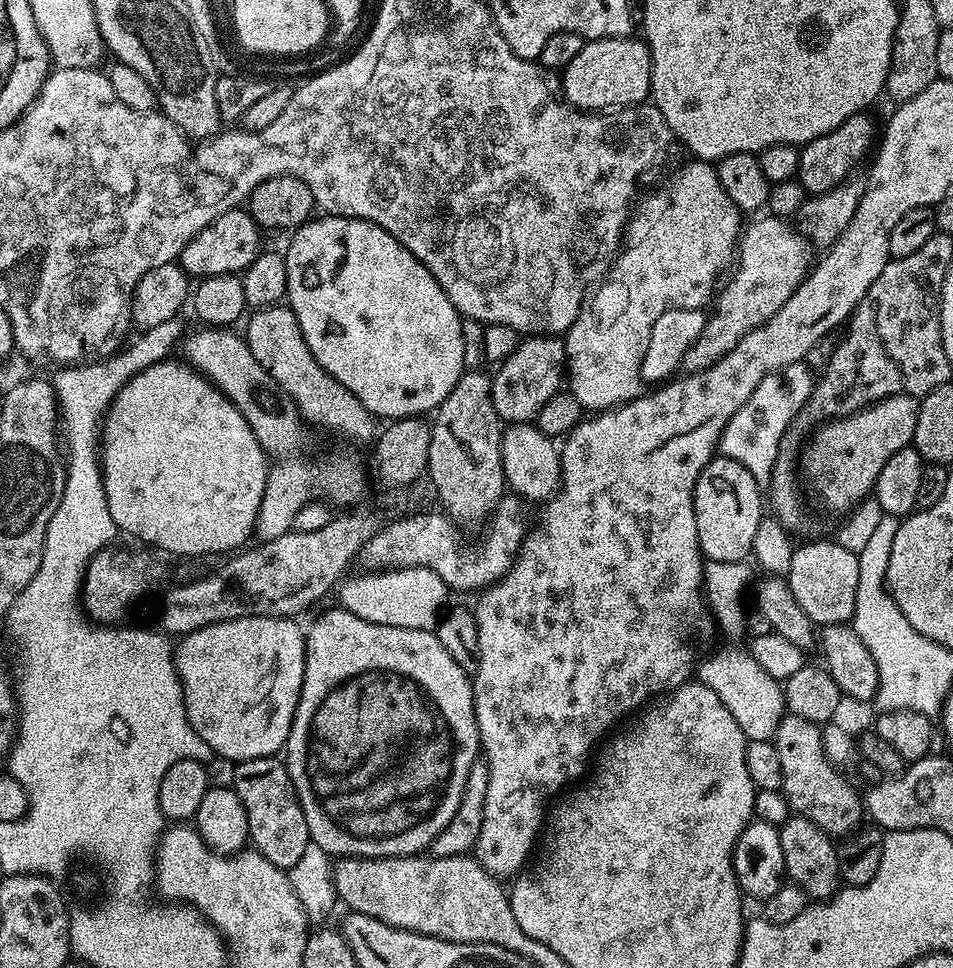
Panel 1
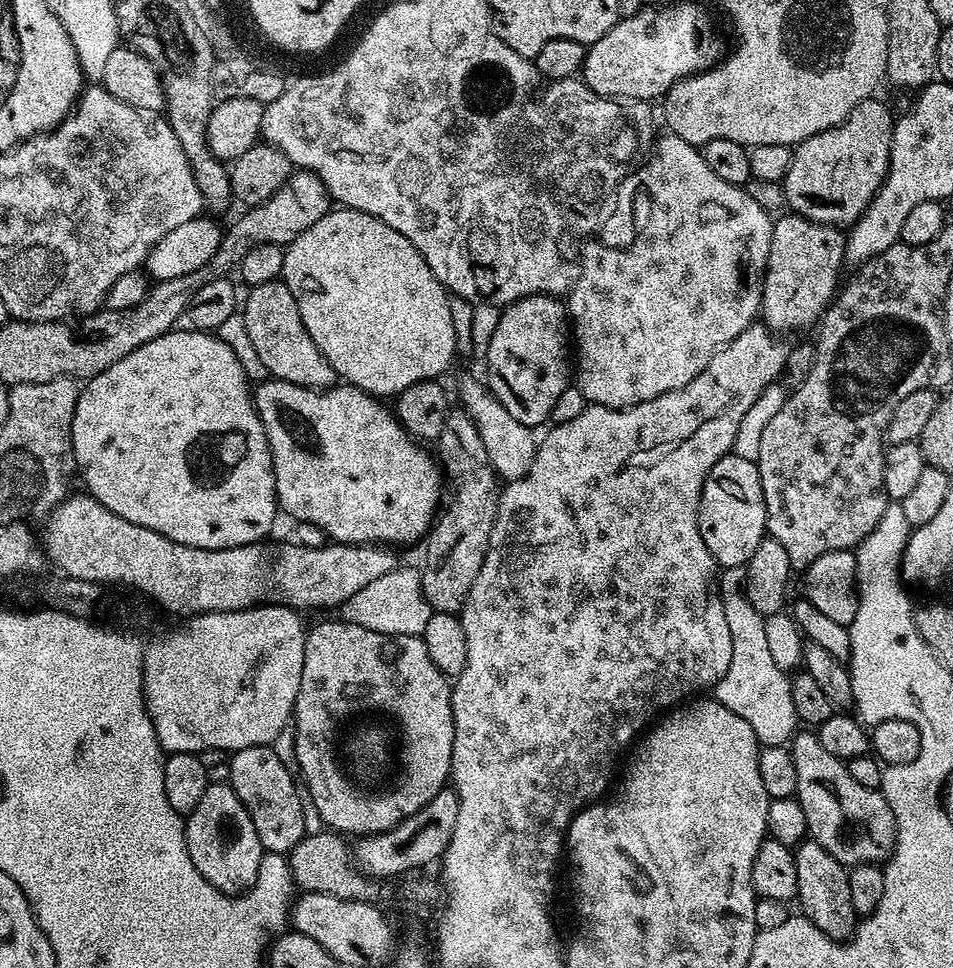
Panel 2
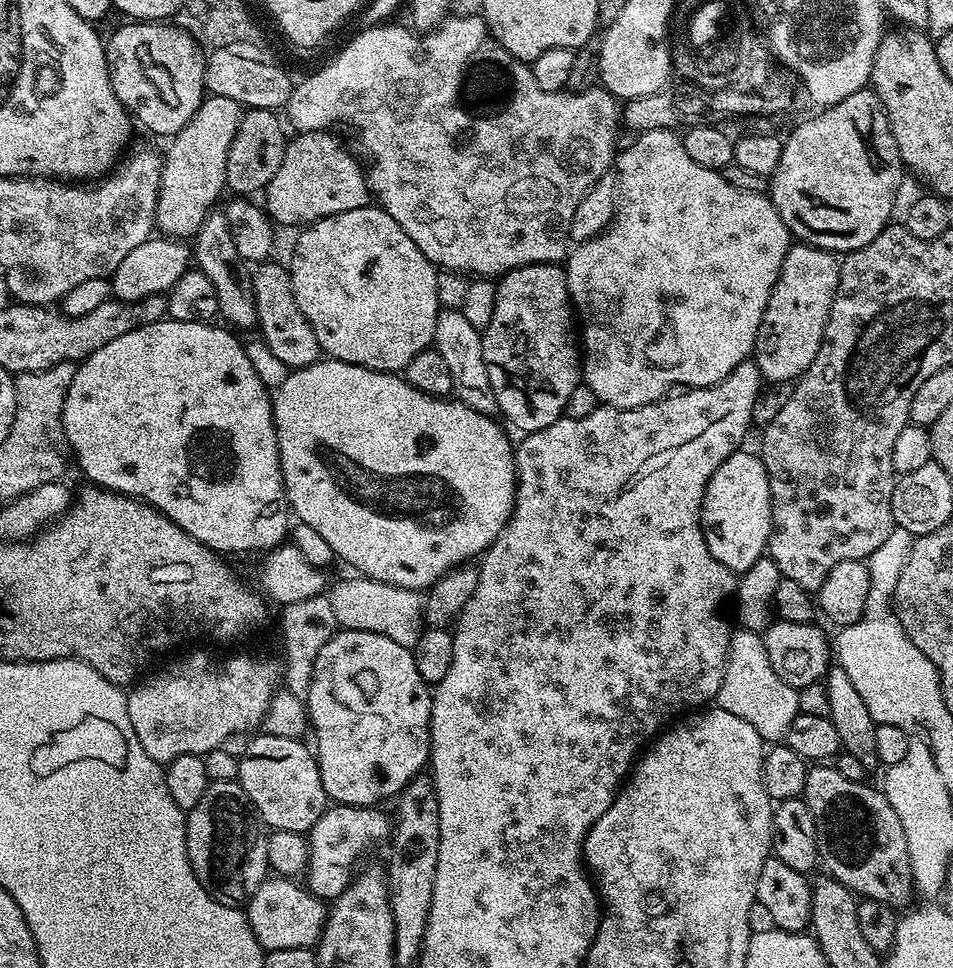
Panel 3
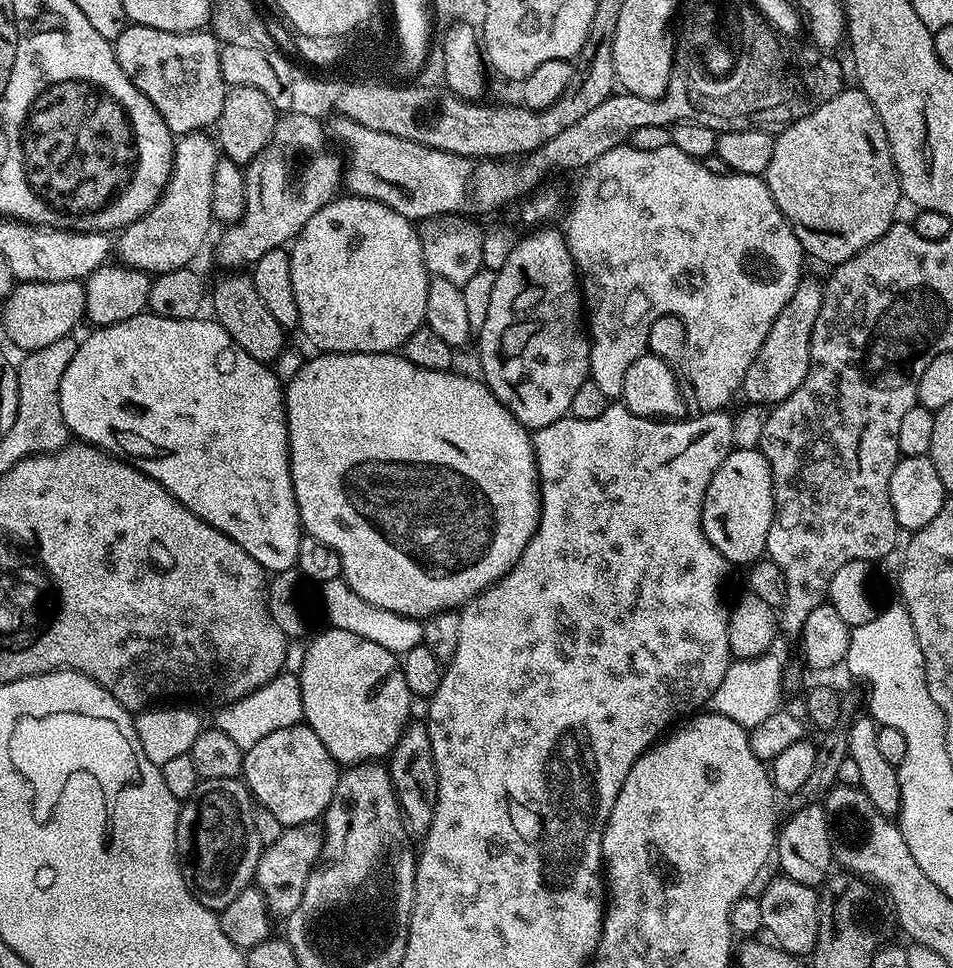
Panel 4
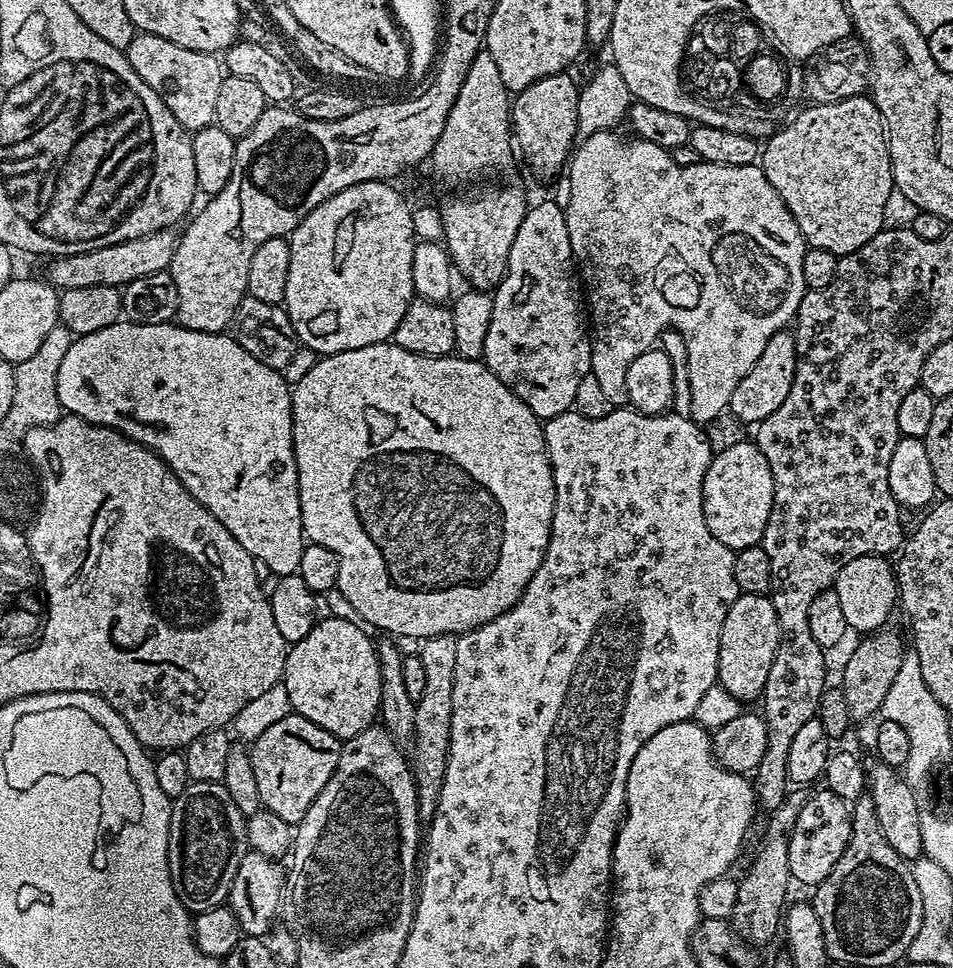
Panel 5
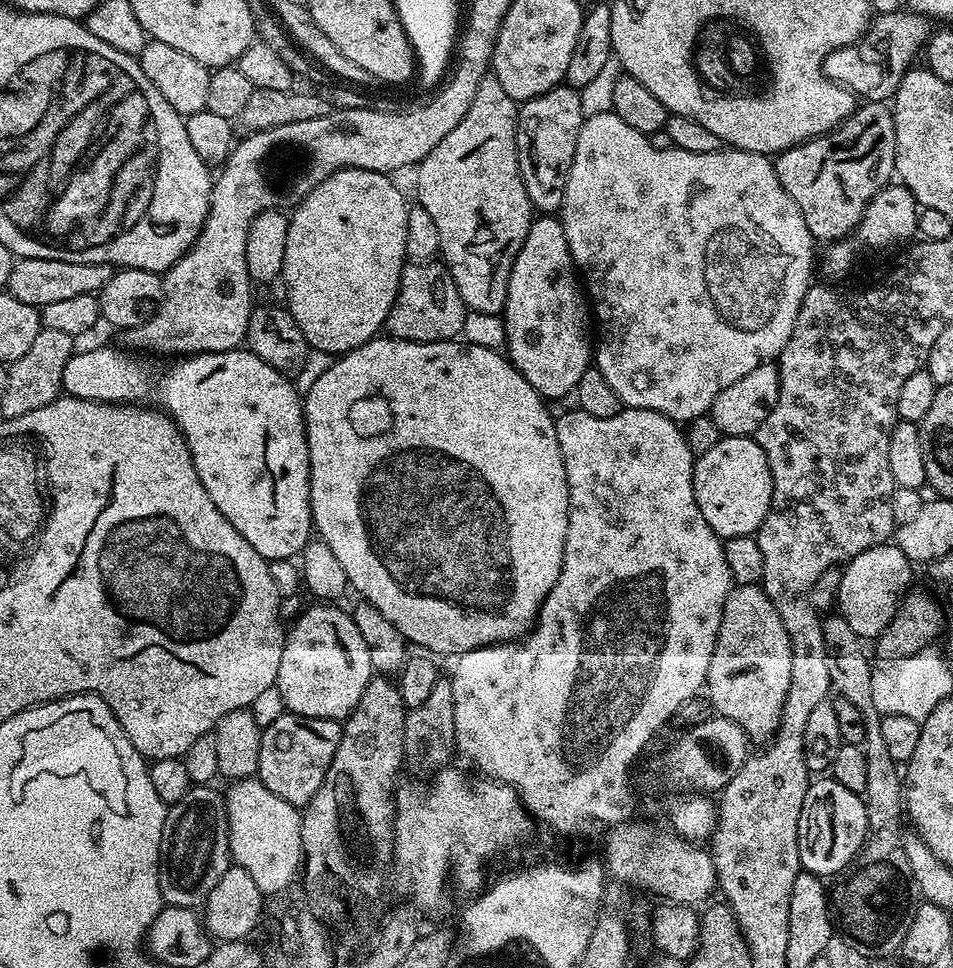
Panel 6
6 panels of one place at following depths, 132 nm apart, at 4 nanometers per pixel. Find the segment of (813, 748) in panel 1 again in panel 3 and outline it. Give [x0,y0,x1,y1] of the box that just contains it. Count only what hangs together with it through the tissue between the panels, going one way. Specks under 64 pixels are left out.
[802,766,914,910]

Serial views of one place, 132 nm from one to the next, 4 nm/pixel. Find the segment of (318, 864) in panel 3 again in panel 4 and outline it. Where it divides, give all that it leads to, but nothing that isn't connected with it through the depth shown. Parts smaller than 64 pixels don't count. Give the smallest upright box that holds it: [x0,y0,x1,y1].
[254,821,324,918]

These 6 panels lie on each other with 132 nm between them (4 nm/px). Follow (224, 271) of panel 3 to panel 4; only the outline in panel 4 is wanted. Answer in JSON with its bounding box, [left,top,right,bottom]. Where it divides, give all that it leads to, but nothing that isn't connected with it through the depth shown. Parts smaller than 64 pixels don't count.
[210,275,286,362]

